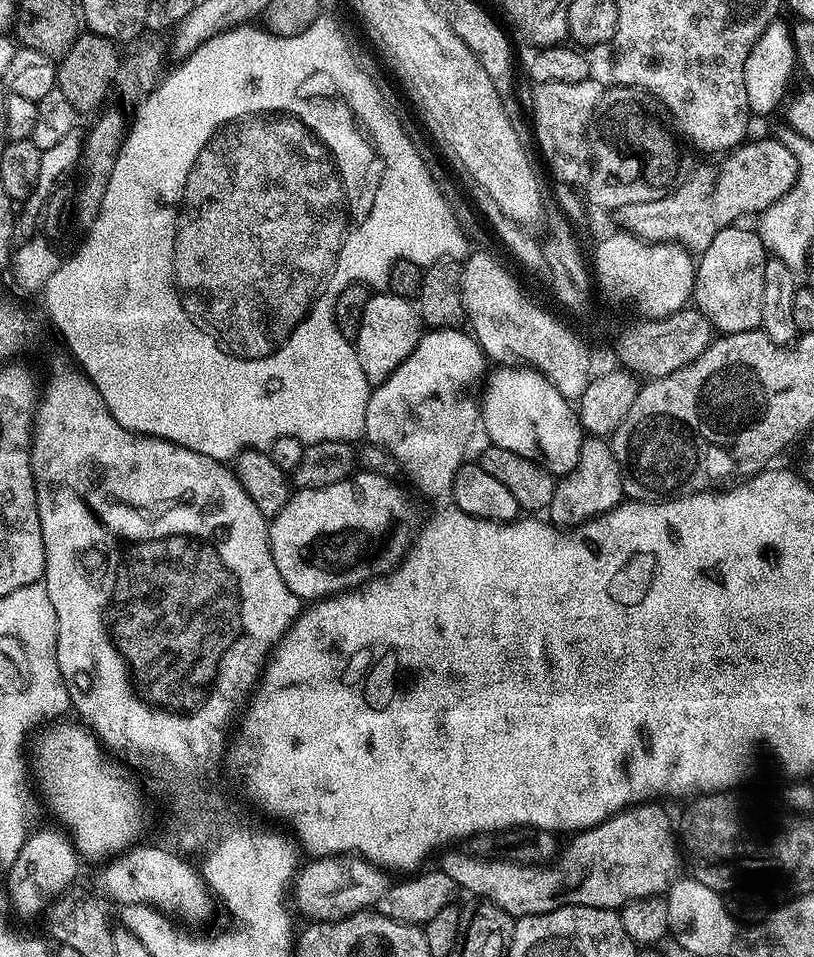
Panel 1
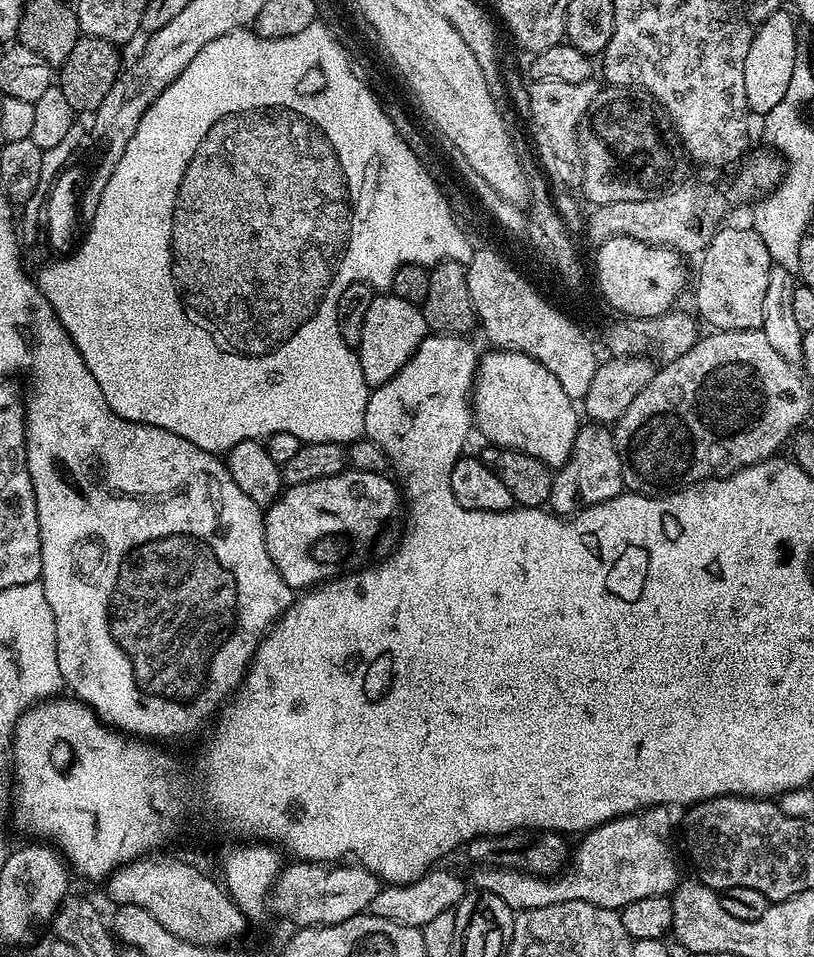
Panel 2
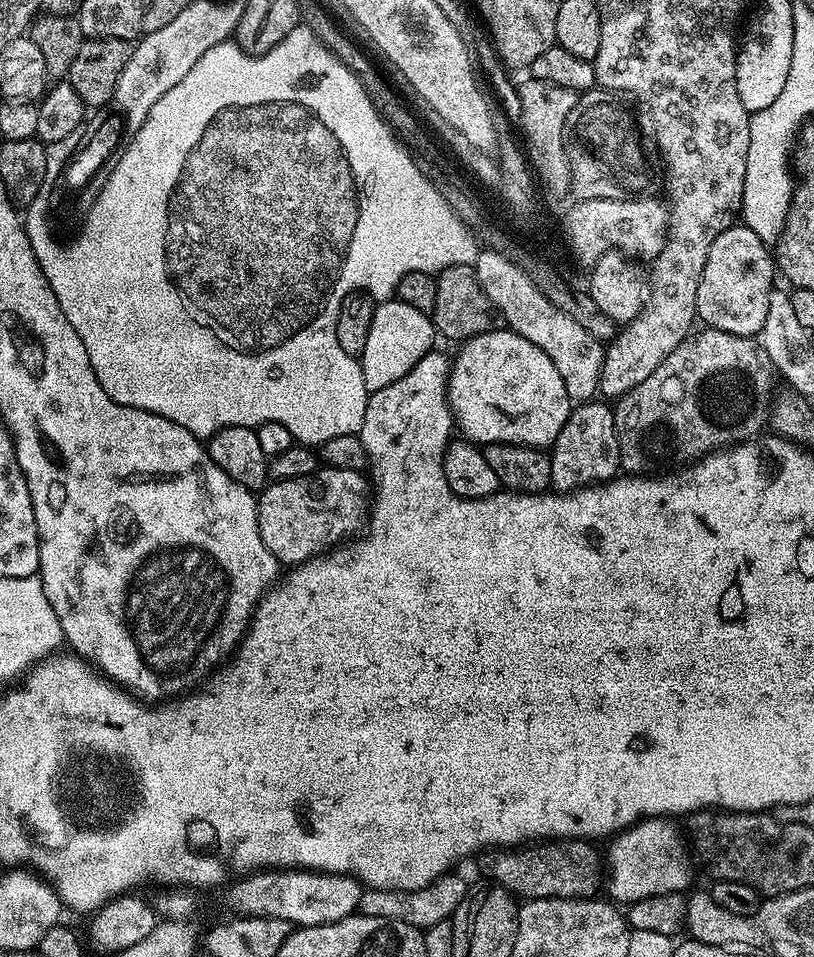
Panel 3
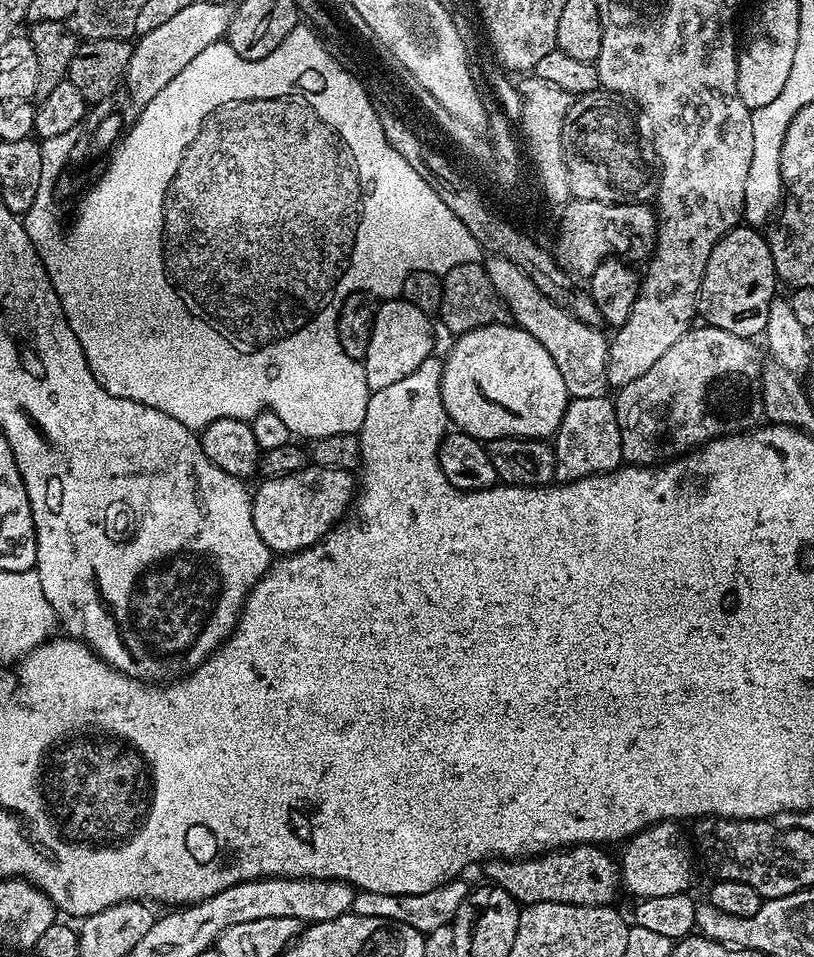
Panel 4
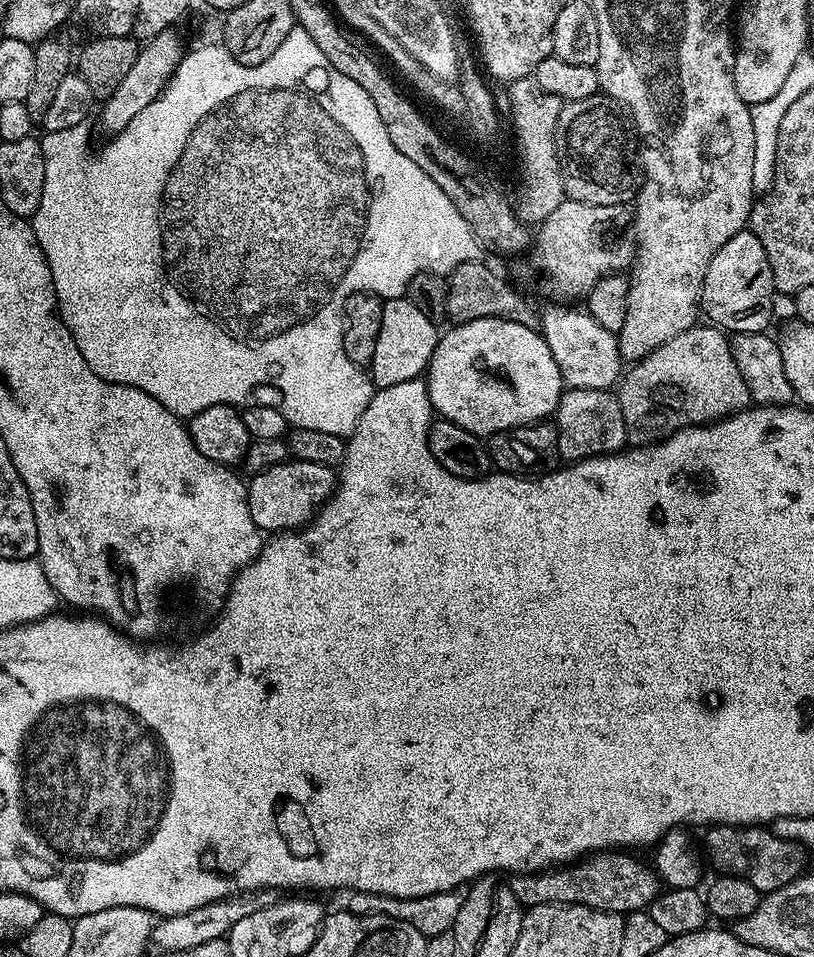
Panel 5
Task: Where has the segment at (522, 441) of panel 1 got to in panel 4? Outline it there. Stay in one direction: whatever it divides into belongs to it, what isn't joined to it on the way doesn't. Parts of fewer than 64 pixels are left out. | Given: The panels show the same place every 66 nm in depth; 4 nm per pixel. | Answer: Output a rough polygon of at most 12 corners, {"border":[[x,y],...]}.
{"border":[[515,323],[459,333],[440,399],[487,442],[555,437],[570,399]]}

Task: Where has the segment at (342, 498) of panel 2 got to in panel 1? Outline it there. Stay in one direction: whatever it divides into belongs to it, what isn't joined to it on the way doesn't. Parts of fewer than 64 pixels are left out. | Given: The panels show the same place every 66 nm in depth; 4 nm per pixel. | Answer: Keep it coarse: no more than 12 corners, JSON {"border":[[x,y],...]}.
{"border":[[360,470],[302,488],[268,526],[282,582],[315,602],[399,568],[412,500]]}

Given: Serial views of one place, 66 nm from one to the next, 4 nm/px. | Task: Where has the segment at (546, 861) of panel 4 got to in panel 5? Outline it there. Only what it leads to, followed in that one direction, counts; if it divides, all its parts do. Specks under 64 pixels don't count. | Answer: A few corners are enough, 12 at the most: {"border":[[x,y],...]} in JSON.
{"border":[[624,850],[589,854],[510,883],[525,909],[577,904],[627,914],[662,891]]}

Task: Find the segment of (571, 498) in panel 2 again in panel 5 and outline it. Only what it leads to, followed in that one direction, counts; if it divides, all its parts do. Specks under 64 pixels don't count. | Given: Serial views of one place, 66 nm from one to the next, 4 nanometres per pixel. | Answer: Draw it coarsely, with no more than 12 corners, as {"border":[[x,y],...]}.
{"border":[[569,387],[554,413],[561,461],[619,452],[619,395]]}

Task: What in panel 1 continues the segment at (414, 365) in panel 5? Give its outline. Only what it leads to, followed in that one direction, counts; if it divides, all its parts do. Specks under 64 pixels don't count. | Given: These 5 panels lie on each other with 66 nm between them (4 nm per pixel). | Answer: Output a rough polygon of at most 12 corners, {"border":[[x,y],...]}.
{"border":[[369,295],[354,337],[375,386],[413,352],[422,321],[405,296]]}

